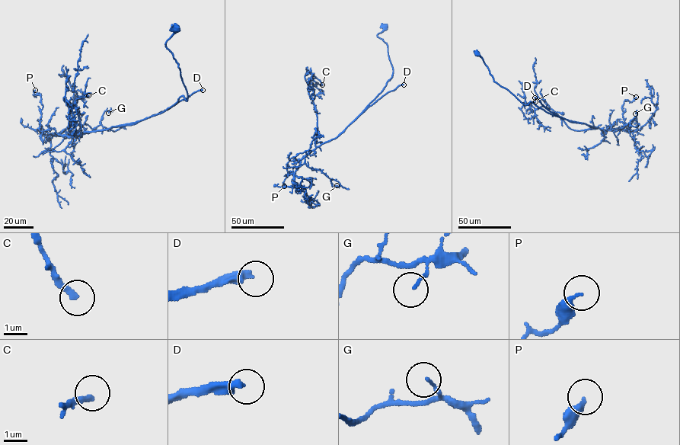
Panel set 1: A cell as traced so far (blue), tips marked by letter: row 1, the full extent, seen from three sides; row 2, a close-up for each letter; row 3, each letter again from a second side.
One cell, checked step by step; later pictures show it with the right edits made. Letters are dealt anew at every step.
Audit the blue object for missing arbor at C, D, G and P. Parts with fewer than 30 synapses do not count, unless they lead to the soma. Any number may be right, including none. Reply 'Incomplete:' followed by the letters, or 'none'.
Incomplete: D

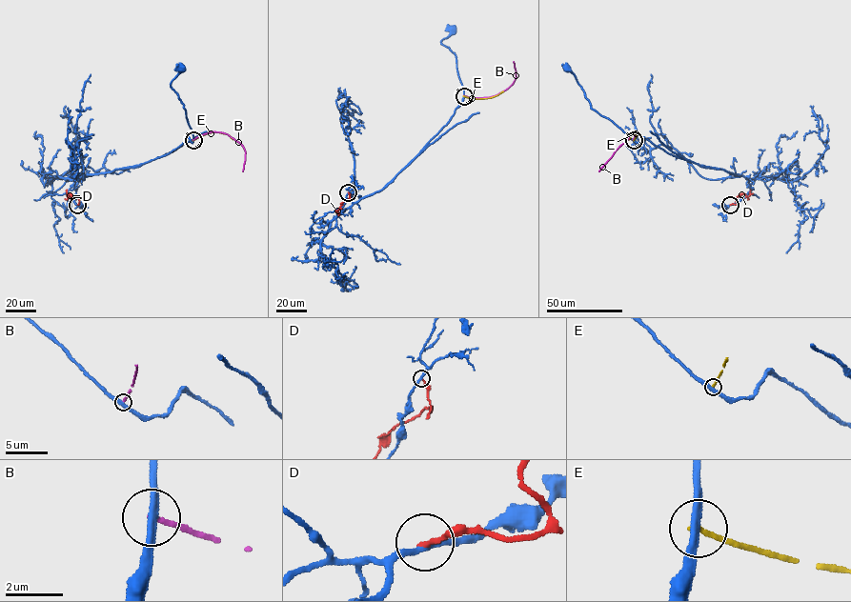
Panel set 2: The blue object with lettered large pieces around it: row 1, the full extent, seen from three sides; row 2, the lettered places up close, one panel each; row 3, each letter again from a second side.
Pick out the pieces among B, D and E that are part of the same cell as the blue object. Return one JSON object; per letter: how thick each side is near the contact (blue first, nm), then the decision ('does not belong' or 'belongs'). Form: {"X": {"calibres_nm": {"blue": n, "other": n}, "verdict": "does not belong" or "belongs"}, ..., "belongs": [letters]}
{"B": {"calibres_nm": {"blue": 280, "other": 160}, "verdict": "does not belong"}, "D": {"calibres_nm": {"blue": 200, "other": 160}, "verdict": "does not belong"}, "E": {"calibres_nm": {"blue": 280, "other": 170}, "verdict": "does not belong"}, "belongs": []}

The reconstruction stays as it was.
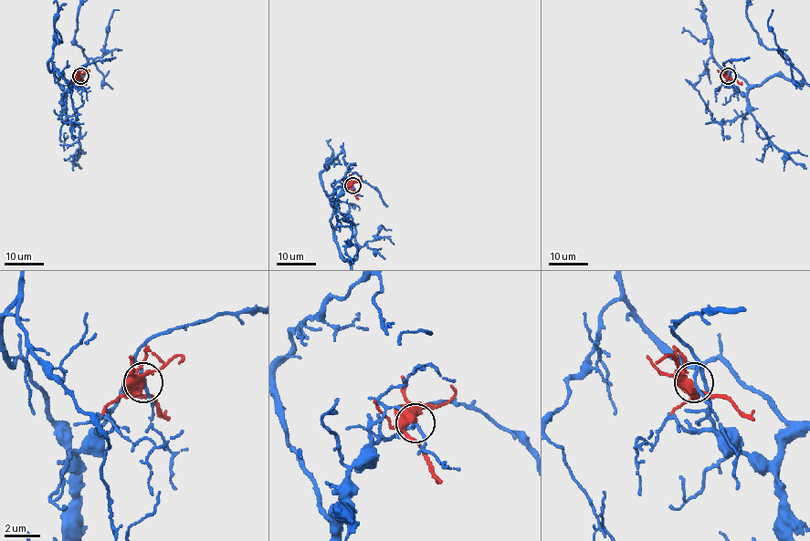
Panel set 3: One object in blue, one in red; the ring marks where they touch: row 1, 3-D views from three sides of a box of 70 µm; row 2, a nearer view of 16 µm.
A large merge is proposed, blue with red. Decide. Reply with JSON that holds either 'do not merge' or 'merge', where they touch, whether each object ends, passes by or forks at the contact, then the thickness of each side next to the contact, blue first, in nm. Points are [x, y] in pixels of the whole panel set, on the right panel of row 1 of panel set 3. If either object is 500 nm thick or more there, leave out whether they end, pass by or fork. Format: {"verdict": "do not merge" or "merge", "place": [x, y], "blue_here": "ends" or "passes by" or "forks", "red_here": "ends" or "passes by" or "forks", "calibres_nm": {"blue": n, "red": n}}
{"verdict": "do not merge", "place": [728, 76], "blue_here": "passes by", "red_here": "forks", "calibres_nm": {"blue": 140, "red": 360}}

